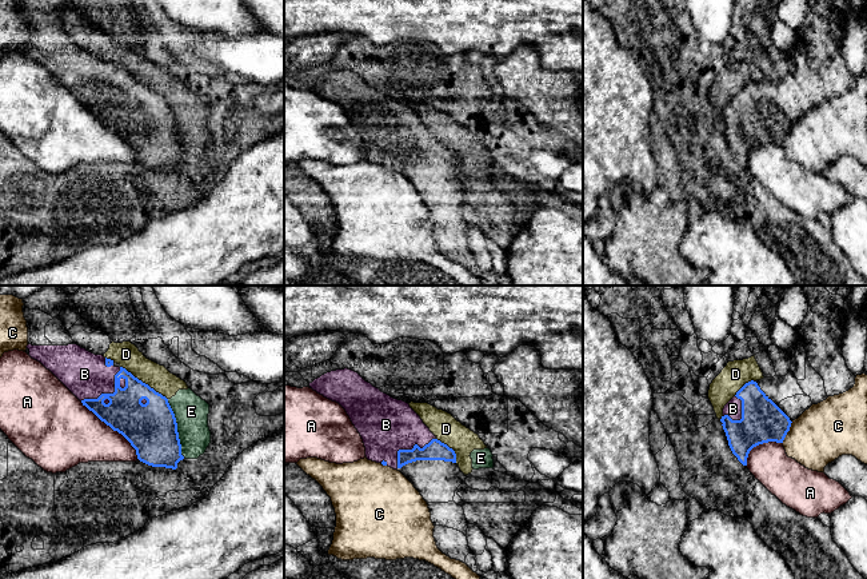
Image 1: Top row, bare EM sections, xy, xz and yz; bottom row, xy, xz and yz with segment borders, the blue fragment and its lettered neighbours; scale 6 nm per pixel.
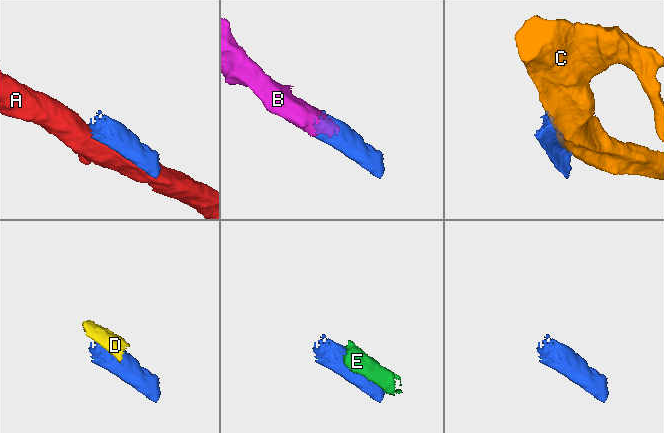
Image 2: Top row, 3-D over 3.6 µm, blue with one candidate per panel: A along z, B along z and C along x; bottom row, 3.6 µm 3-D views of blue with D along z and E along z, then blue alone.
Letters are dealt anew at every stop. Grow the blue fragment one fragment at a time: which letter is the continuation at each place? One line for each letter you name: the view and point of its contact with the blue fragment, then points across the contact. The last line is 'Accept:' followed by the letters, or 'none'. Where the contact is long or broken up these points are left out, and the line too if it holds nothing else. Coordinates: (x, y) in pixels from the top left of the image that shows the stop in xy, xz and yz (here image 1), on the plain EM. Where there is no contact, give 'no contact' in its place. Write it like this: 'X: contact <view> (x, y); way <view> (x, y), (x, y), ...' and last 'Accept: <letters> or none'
B: contact xy (108, 95)
Accept: B

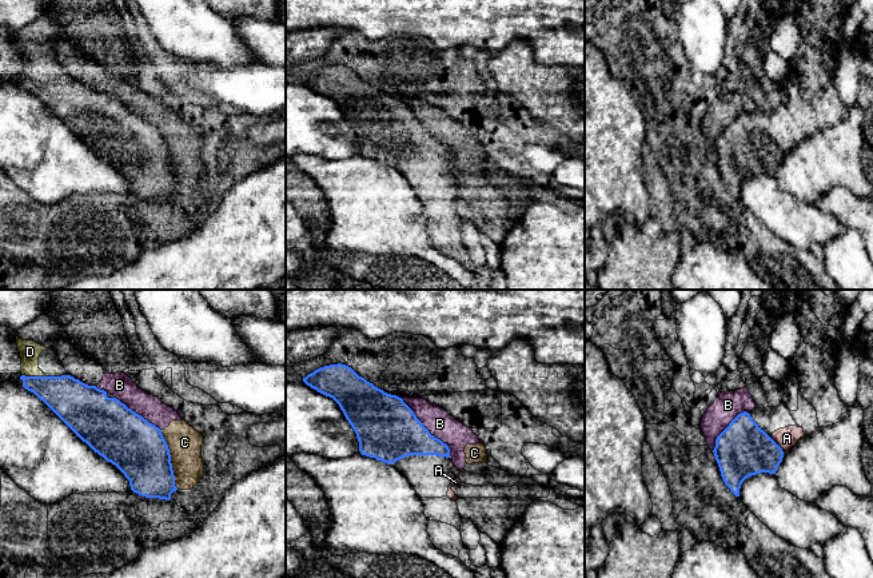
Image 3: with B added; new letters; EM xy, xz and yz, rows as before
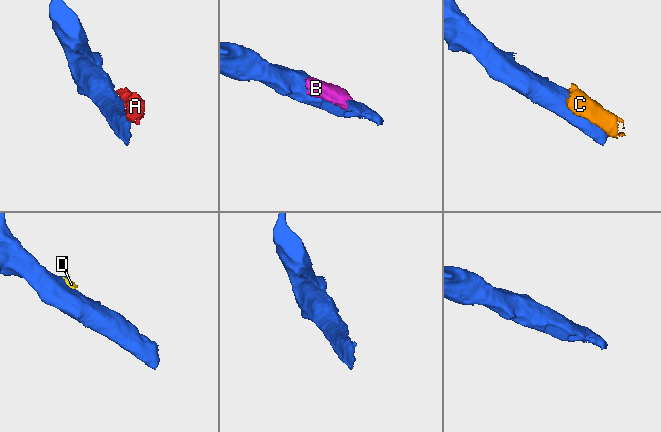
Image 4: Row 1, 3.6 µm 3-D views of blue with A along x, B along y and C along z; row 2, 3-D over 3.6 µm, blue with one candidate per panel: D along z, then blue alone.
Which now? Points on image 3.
A: contact yz (781, 150)
D: contact xy (34, 78)
Accept: A, D

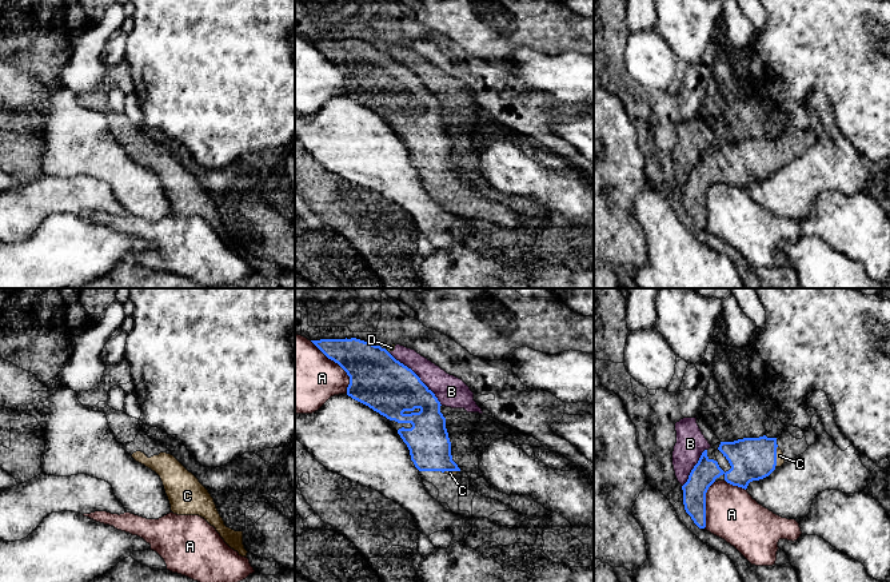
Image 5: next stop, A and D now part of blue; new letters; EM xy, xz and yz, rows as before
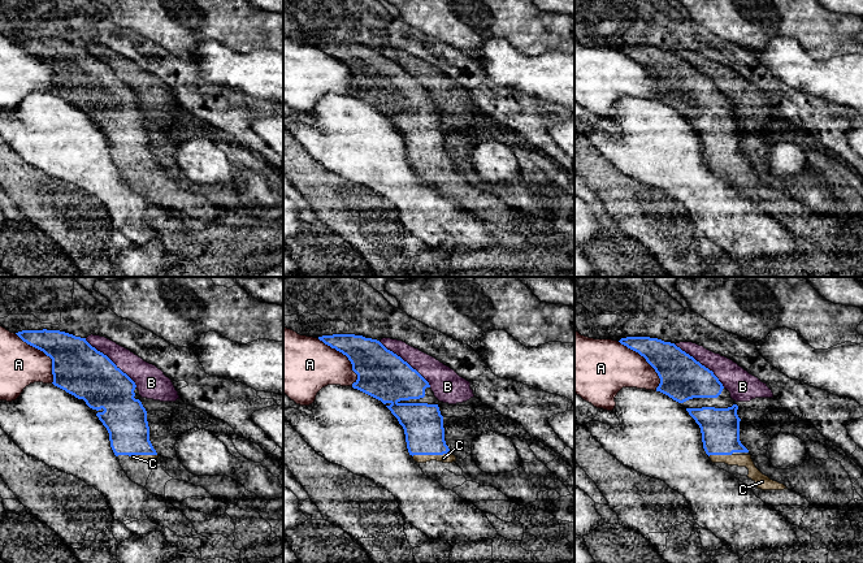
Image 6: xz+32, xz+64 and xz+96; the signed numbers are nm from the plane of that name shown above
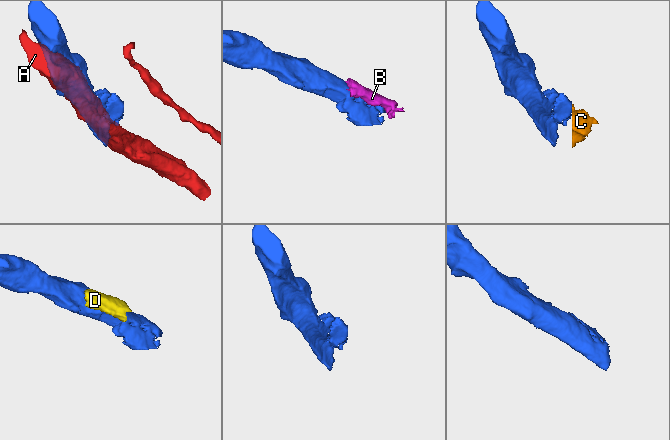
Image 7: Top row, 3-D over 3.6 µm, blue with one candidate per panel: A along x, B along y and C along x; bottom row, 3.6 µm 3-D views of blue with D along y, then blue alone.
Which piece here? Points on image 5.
C: contact yz (775, 156)
Accept: C

